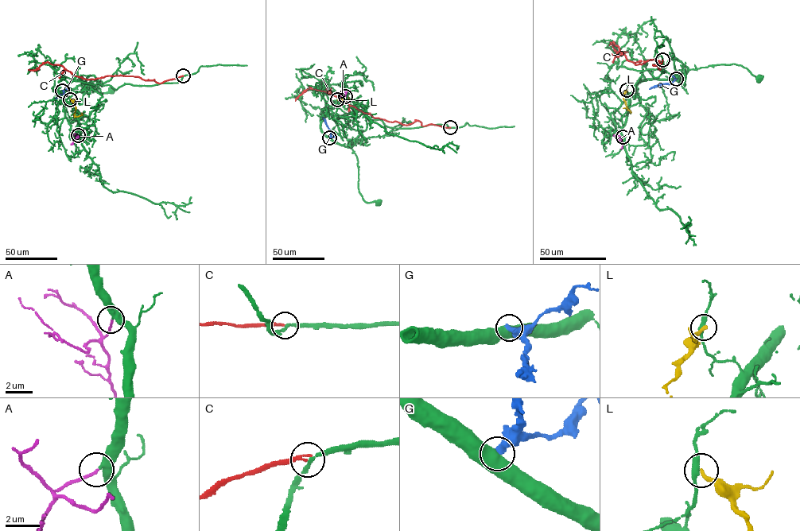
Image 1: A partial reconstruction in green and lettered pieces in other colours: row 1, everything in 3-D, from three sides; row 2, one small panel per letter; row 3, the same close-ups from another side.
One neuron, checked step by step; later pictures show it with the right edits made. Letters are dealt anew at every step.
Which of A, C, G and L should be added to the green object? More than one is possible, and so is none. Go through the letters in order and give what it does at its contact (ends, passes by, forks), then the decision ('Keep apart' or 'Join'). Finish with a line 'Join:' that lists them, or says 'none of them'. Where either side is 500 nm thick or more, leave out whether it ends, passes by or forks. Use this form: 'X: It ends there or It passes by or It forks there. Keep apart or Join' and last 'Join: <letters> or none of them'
A: It ends there. Join
C: It ends there. Keep apart
G: Keep apart
L: It ends there. Keep apart
Join: A

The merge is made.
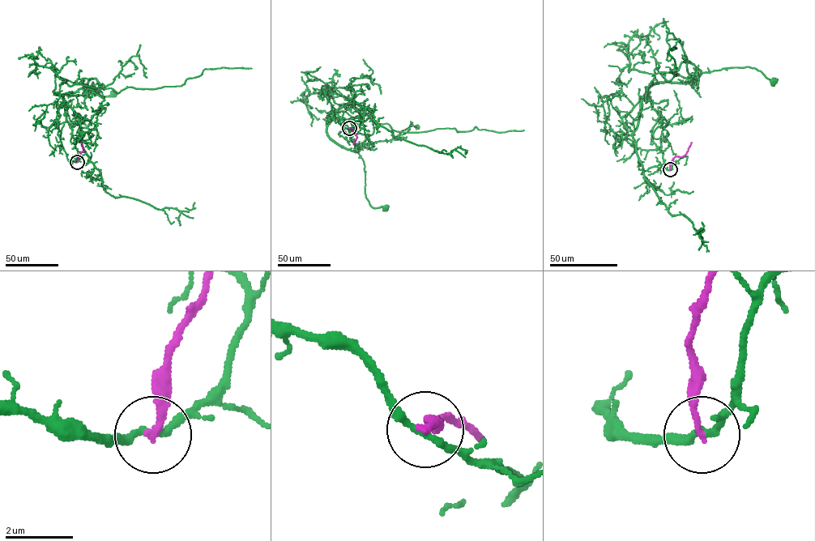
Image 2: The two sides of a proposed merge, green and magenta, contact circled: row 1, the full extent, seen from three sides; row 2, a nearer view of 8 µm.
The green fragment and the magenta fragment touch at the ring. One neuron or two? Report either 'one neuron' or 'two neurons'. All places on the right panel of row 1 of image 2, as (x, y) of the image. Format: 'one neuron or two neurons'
two neurons

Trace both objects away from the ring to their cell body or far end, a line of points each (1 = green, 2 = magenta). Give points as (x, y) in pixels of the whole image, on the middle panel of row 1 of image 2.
1: (349, 128), (335, 121), (336, 110), (326, 134), (359, 153), (365, 197), (373, 207), (386, 207)
2: (349, 128), (356, 136), (353, 144)

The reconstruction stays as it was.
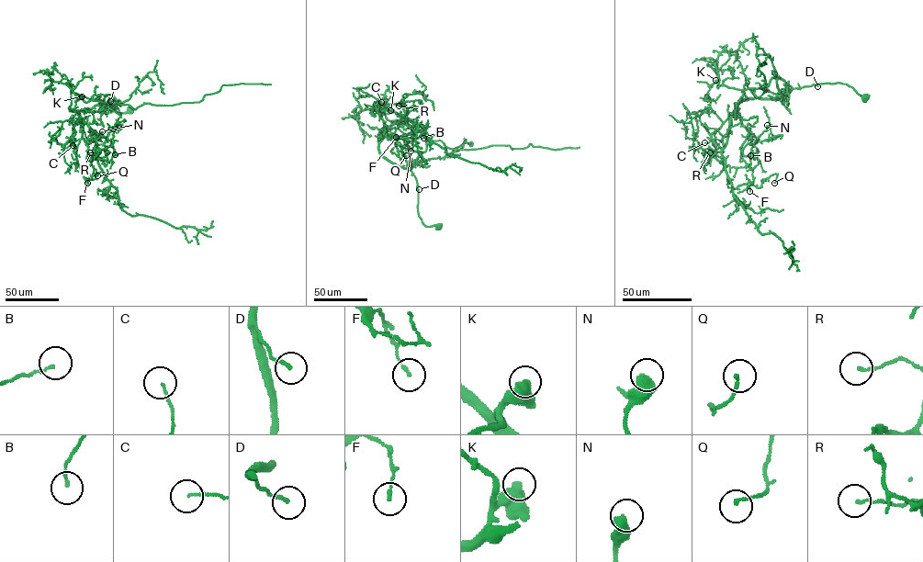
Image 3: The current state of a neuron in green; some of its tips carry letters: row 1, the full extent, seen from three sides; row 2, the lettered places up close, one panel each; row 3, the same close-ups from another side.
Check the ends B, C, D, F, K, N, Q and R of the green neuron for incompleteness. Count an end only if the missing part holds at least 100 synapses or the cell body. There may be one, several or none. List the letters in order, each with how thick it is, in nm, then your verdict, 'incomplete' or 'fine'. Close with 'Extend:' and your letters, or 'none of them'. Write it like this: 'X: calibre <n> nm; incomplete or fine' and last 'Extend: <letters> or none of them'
B: calibre 120 nm; fine
C: calibre 110 nm; fine
D: calibre 140 nm; fine
F: calibre 130 nm; fine
K: calibre 550 nm; fine
N: calibre 550 nm; fine
Q: calibre 160 nm; fine
R: calibre 120 nm; fine
Extend: none of them

